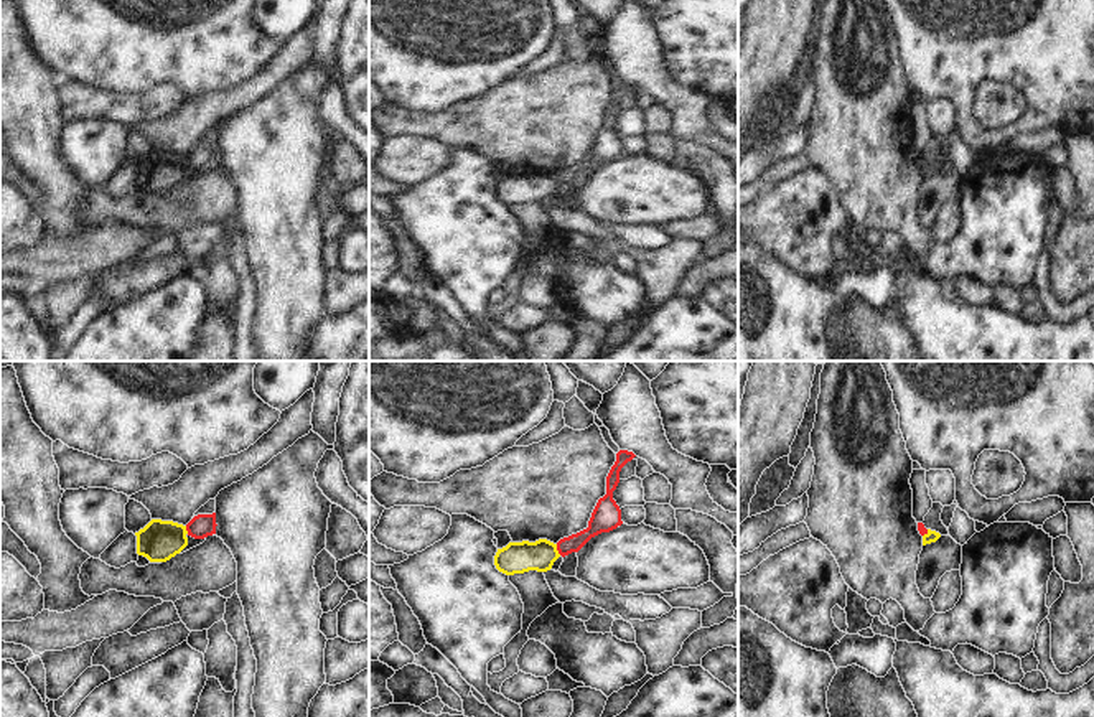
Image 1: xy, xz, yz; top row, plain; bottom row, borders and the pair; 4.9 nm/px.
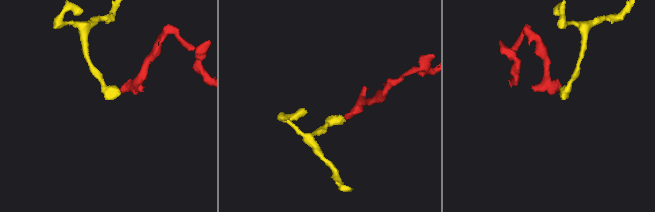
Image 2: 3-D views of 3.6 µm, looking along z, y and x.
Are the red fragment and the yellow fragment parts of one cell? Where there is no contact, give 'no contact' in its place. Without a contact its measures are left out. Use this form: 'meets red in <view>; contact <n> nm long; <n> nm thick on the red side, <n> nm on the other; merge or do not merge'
meets red in xz; contact 60 nm long; 110 nm thick on the red side, 160 nm on the other; do not merge

